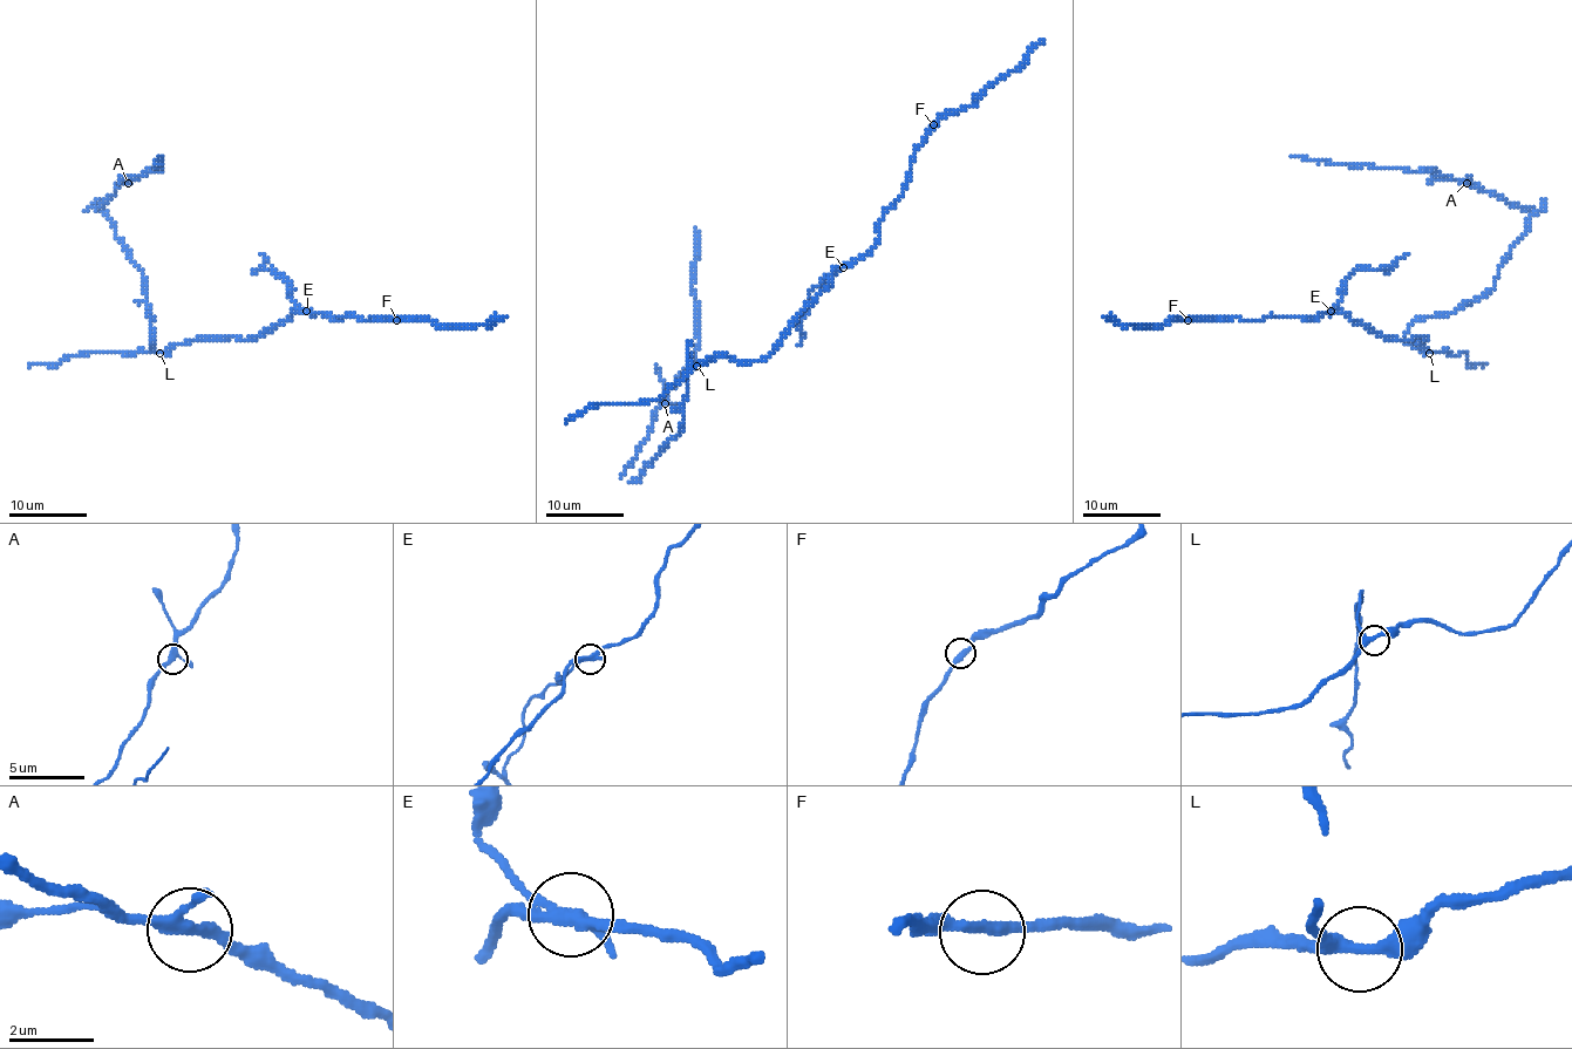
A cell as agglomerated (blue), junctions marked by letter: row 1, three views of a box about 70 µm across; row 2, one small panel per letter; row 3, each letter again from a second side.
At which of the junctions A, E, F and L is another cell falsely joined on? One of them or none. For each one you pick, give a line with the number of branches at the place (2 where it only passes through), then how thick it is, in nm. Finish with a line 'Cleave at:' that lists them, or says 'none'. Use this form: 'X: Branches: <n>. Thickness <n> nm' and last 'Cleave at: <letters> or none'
E: Branches: 3. Thickness 280 nm
Cleave at: E

